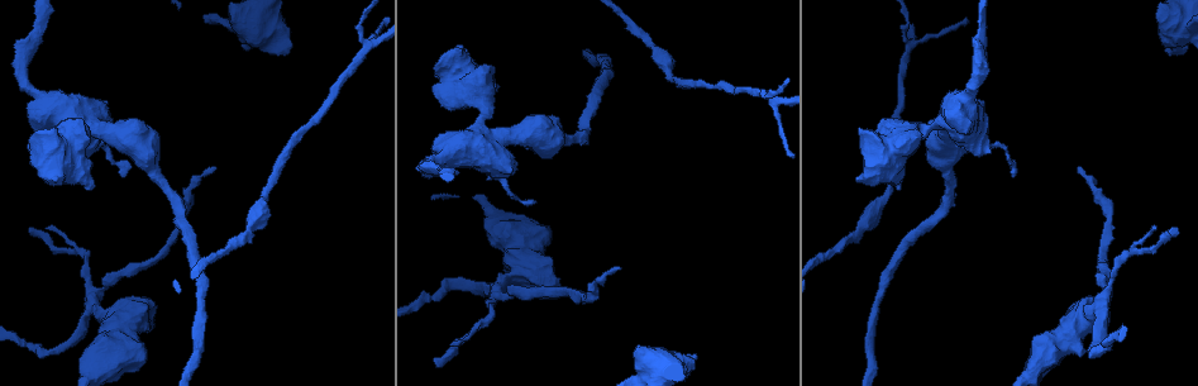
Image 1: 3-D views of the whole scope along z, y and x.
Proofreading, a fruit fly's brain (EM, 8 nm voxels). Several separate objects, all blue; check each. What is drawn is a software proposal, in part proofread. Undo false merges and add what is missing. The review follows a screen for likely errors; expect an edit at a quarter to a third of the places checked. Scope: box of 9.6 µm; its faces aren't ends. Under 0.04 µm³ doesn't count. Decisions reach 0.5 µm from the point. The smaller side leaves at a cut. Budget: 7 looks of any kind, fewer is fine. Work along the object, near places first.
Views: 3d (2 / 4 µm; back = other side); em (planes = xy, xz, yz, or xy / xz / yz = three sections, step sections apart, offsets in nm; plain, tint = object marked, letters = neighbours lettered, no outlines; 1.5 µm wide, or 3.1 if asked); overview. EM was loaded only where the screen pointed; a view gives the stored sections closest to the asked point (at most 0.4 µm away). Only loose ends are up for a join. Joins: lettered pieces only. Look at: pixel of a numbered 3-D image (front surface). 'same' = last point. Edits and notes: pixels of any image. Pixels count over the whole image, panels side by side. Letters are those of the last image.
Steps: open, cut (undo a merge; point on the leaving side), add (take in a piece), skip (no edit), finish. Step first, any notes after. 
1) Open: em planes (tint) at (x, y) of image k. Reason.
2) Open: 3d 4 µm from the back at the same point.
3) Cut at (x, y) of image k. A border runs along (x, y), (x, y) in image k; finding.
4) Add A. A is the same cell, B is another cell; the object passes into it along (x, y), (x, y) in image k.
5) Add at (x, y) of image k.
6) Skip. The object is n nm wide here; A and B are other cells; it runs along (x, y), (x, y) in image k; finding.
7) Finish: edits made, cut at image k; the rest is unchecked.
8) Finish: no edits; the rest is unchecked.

Open: 3d 4 µm at (215, 168) of image 1. End of a long branch.

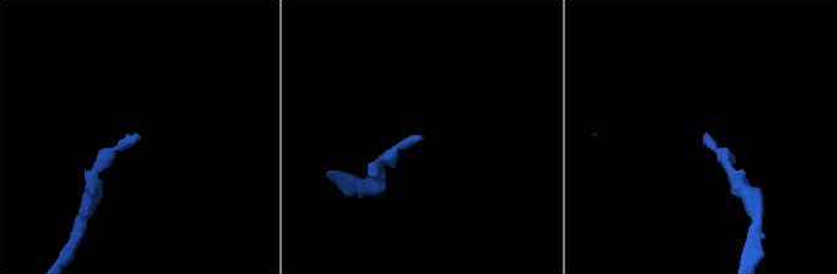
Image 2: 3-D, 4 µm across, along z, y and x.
Open: em xy step 8 (tint) at (420, 138) of image 2. Shape alone is not enough.

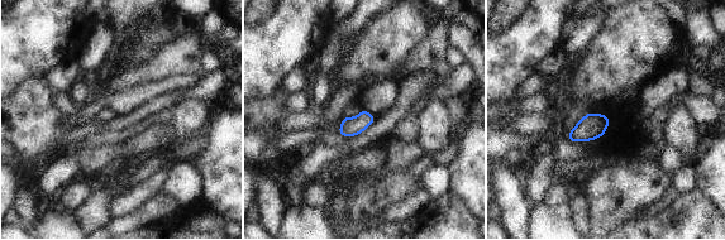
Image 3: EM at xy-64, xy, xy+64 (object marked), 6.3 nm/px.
Open: em planes (letters) at the same point. Cut it another way.

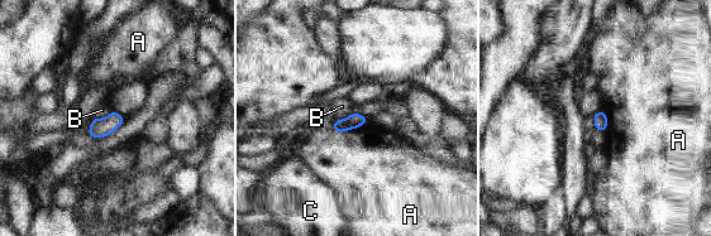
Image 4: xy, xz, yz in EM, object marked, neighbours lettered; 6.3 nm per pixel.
Skip. A, B and C are other cells; no lettered piece goes on from it.

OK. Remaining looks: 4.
Open: em planes (plain) at (152, 171) of image 1. Sudden change in width.

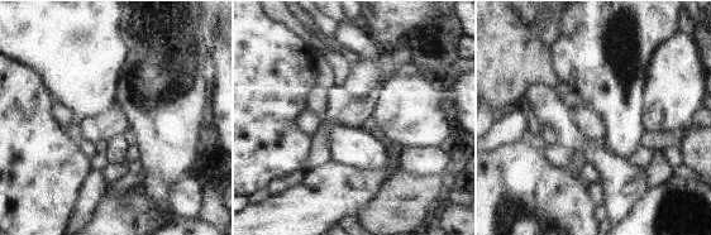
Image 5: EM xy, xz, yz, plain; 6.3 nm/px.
Open: em planes (letters) at the same point.

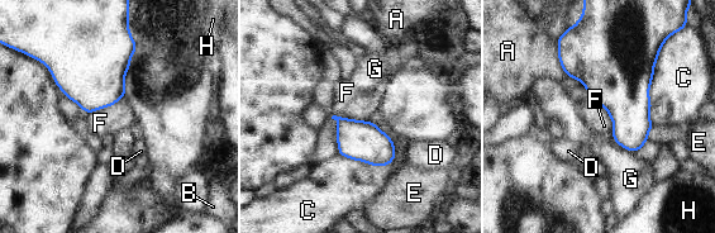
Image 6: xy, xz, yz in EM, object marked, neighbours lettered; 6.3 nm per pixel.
Skip. A, B, C, D, E, F, G and H are other cells; a border runs along (670, 37), (649, 89), (652, 124) in image 6; one neuron here.

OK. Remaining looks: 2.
Open: em xy step 4 (tint) at (367, 47) of image 1. Three arms meet.

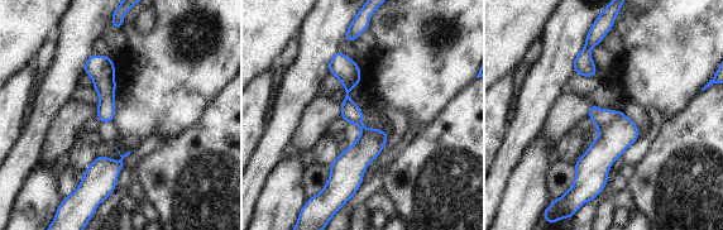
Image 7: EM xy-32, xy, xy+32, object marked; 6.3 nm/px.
Open: em xy step 4 (letters) at the same point. See the neighbours.

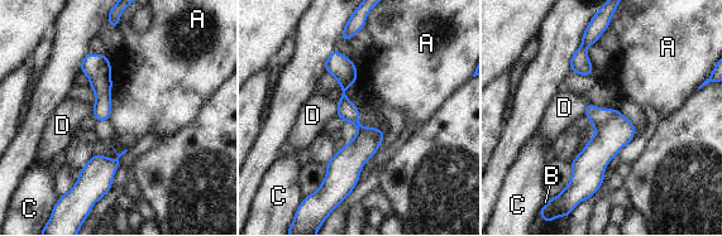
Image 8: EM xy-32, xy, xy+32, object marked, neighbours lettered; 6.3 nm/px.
Skip. A, B, C and D are other cells; it runs along (340, 70), (360, 149), (333, 202) in image 8; one neuron here.

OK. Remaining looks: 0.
Finish: no edits; the rest is unchecked.

